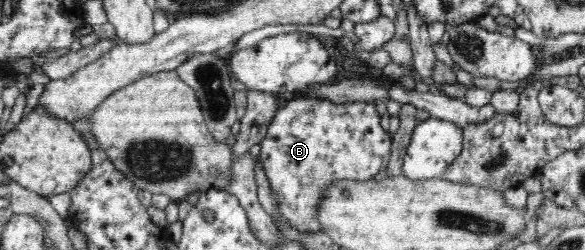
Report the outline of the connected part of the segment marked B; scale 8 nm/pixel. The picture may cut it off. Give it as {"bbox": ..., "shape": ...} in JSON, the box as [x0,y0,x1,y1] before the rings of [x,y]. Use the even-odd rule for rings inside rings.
{"bbox":[259,95,392,233],"shape":[[[299,95],[276,111],[260,145],[259,163],[271,184],[279,215],[300,232],[313,233],[324,231],[316,219],[322,192],[340,180],[363,182],[374,179],[379,171],[385,171],[391,156],[392,134],[381,126],[381,115],[374,104],[351,101],[337,105],[327,98]]]}

